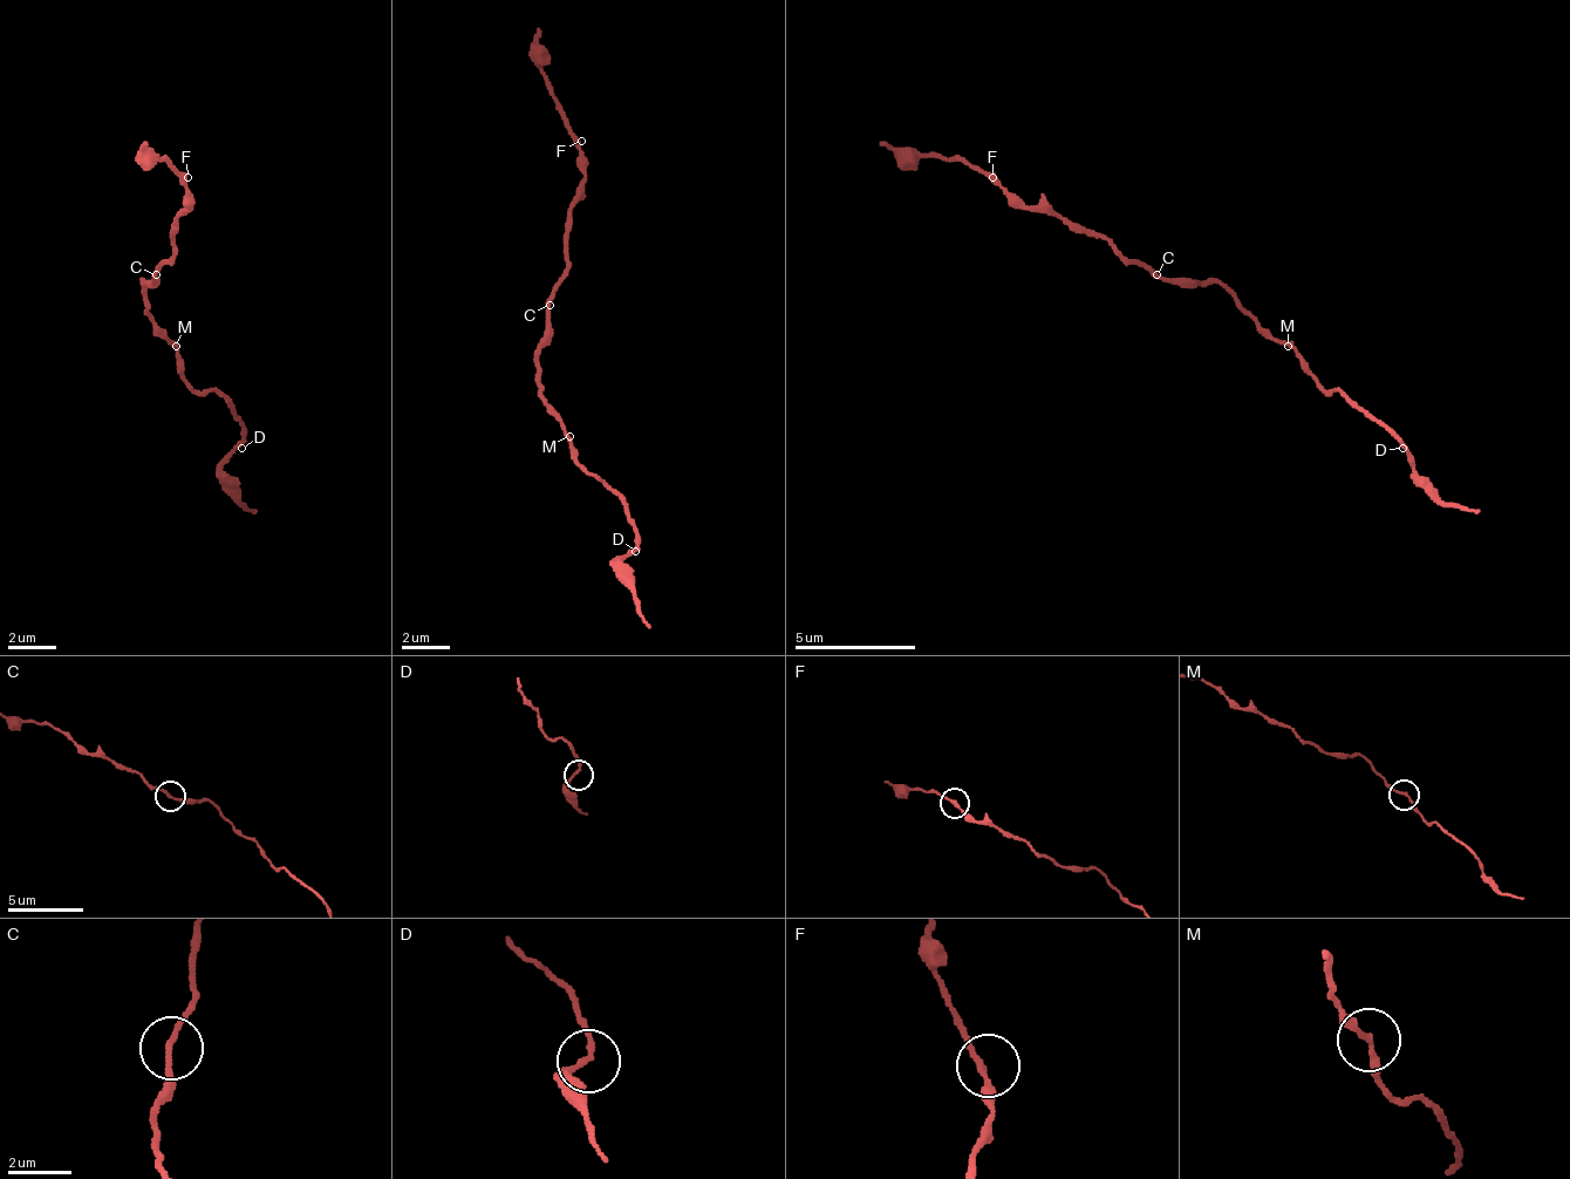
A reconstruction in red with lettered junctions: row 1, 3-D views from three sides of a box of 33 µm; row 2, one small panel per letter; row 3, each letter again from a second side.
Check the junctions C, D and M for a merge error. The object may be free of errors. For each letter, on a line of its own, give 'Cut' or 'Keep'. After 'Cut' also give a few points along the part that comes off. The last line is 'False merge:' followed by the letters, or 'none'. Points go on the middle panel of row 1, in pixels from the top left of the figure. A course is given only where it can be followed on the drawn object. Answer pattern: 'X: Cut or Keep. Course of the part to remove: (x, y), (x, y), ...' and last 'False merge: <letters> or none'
C: Cut. Course of the part to remove: (551, 304), (570, 261), (581, 147), (539, 68), (539, 26)
D: Keep
M: Keep
False merge: C

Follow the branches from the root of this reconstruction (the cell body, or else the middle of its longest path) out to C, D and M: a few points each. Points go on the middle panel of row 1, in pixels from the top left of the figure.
C: (539, 363), (539, 340), (545, 334), (545, 309), (551, 304)
D: (539, 363), (539, 400), (564, 424), (570, 455), (623, 503), (623, 515), (635, 526), (635, 551)
M: (539, 363), (539, 400), (564, 424), (570, 436)

